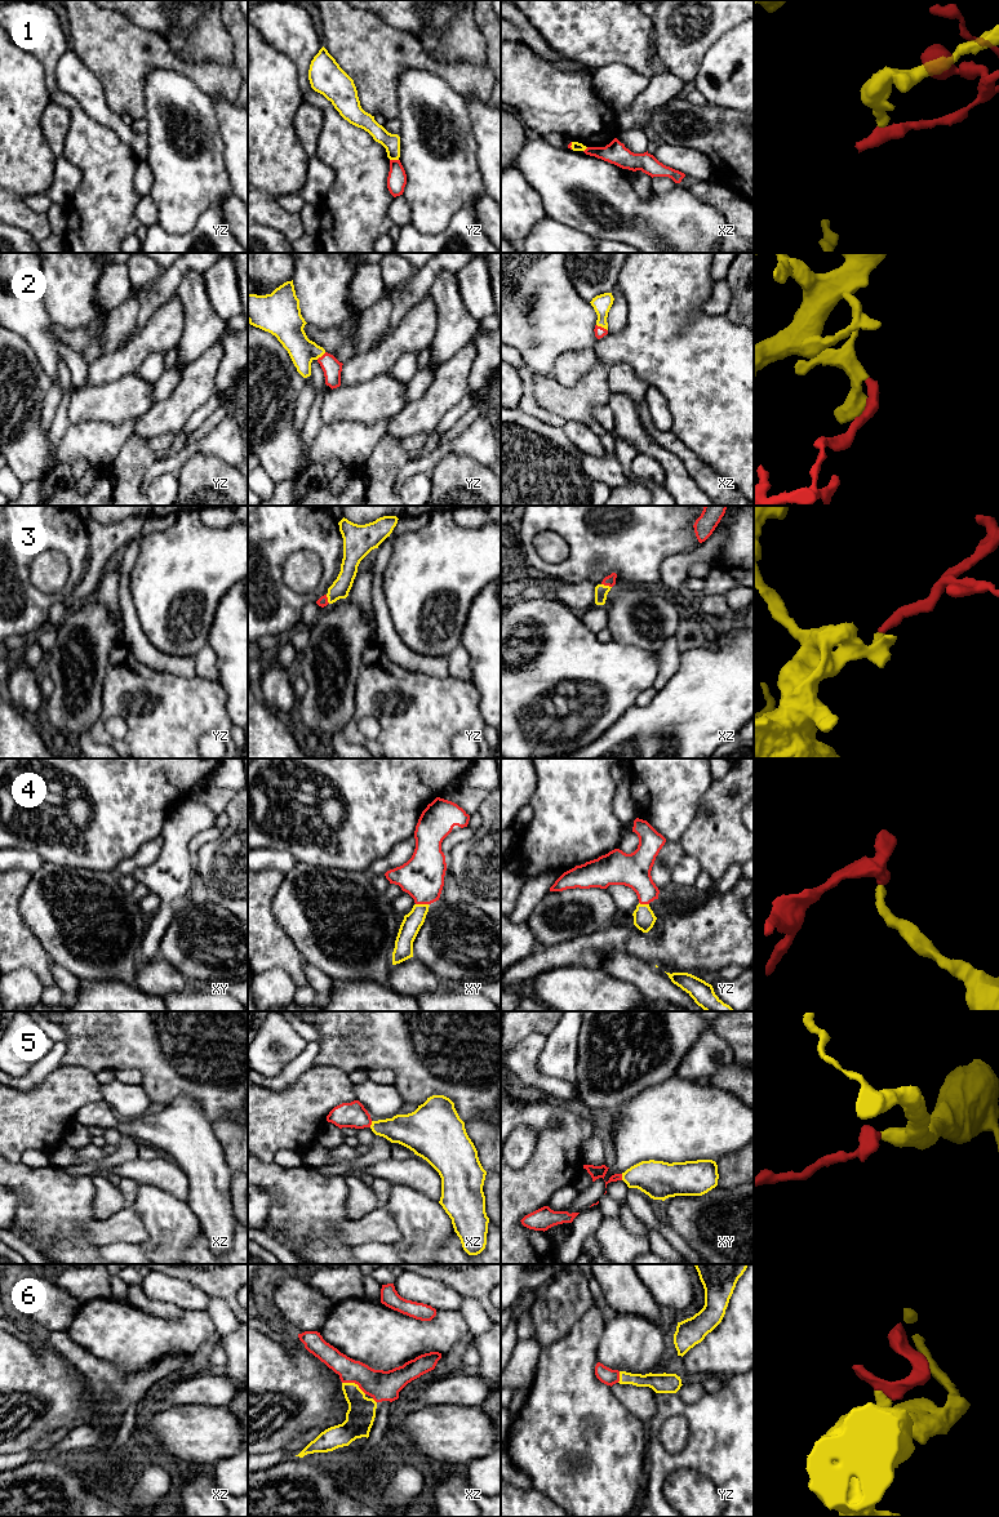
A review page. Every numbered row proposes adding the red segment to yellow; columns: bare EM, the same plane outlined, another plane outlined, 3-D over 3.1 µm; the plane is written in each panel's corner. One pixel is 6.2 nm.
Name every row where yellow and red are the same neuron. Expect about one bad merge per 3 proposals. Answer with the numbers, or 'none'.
2, 3, 4, 5, 6

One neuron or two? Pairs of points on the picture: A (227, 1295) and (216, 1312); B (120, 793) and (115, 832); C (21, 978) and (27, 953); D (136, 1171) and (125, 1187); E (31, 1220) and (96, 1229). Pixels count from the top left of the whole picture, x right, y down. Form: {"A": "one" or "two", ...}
{"A": "two", "B": "one", "C": "two", "D": "two", "E": "two"}

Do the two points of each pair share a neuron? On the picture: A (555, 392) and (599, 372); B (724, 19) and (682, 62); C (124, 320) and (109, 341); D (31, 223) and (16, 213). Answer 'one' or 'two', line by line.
A: one
B: one
C: one
D: one

